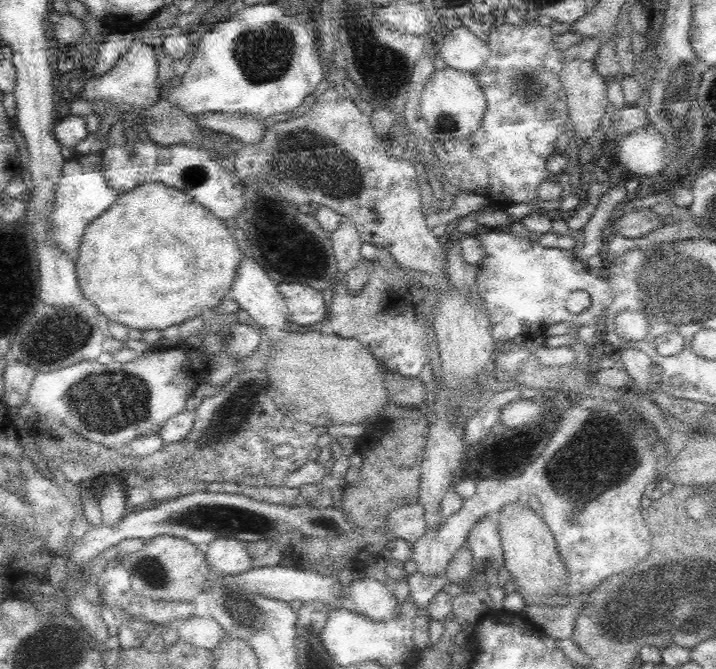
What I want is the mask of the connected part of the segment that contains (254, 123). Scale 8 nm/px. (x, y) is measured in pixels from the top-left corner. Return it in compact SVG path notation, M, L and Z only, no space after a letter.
M204 112L195 116L195 119L205 128L228 134L229 138L236 140L235 144L244 142L244 145L258 144L266 132L264 124L268 124L266 120L220 114L220 112Z

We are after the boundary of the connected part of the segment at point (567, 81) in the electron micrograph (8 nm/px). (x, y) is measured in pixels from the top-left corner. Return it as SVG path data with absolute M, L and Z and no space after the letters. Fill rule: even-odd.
M580 56L569 57L562 70L560 70L560 81L562 88L567 94L567 107L569 108L569 131L575 131L580 134L581 140L590 138L593 133L607 123L606 106L607 99L606 79L600 75L596 68L595 61L584 60Z

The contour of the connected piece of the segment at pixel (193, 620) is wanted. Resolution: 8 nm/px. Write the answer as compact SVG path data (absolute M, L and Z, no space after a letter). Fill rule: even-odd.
M195 614L183 620L178 627L179 640L187 642L194 647L203 648L209 652L221 643L225 630L212 617L197 617Z

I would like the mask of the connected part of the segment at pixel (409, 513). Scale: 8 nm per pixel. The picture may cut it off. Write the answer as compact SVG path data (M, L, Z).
M419 501L412 505L394 505L388 513L385 530L391 532L395 538L404 538L414 544L423 534L426 534L423 506Z

